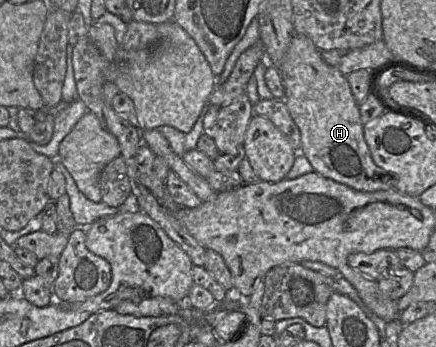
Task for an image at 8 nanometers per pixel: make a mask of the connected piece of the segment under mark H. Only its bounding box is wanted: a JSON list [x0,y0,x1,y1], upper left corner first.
[278,33,396,192]

